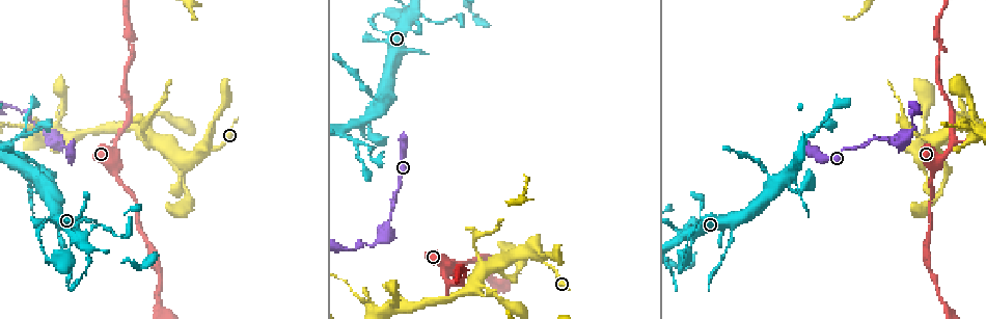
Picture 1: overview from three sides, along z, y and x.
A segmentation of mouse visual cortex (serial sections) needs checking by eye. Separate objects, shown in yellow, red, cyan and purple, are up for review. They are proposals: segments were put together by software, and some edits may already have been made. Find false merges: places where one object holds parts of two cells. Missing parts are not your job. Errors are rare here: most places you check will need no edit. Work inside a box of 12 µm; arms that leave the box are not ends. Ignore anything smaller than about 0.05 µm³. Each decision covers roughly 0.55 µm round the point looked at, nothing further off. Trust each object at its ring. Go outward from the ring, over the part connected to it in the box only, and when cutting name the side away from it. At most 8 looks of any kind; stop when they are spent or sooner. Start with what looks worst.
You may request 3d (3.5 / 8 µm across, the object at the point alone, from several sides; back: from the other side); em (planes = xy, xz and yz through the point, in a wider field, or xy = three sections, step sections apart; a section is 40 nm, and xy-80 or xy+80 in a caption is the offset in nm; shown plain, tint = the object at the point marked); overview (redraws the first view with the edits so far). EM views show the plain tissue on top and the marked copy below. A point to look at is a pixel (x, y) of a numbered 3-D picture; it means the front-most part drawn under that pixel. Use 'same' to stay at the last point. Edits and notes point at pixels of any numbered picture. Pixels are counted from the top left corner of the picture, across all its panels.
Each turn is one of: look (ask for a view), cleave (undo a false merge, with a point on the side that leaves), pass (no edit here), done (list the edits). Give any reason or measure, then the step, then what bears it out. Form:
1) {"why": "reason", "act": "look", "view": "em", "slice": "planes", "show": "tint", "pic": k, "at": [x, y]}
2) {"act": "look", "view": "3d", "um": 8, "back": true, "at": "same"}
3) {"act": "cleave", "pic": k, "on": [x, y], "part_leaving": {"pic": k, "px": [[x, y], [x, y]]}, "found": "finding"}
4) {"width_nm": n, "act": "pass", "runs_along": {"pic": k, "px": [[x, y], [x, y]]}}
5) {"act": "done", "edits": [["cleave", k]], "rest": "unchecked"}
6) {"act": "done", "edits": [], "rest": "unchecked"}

{"act": "look", "view": "3d", "um": 3.5, "pic": 1, "at": [55, 139]}

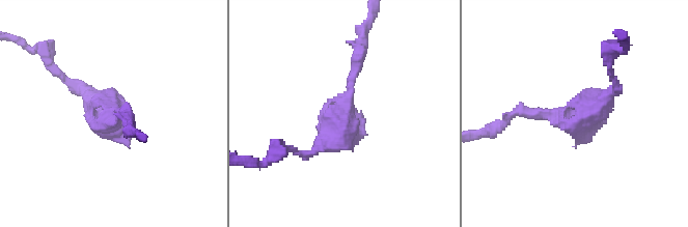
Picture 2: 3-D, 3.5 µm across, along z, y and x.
{"why": "shape alone is not enough", "act": "look", "view": "em", "slice": "xy", "step": 2, "show": "tint", "pic": 2, "at": [557, 110]}

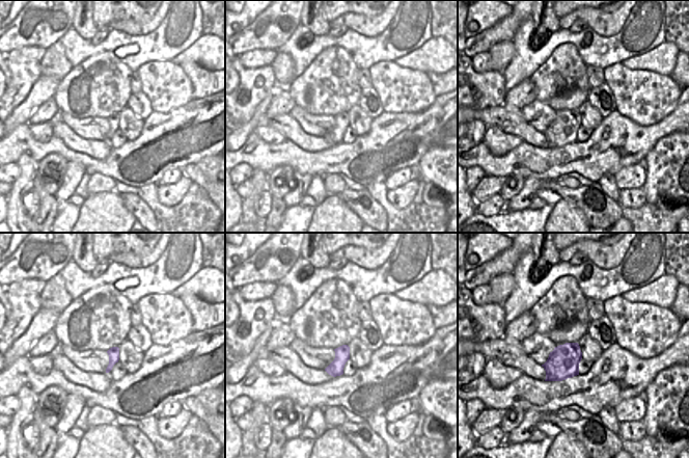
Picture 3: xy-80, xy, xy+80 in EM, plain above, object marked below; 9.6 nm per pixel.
{"width_nm": 140, "act": "pass", "runs_along": {"pic": 2, "px": [[361, 36], [349, 126], [317, 148]]}, "found": "one cell here"}

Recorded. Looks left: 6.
{"why": "side arm on a straight run", "act": "look", "view": "3d", "um": 3.5, "pic": 1, "at": [25, 136]}

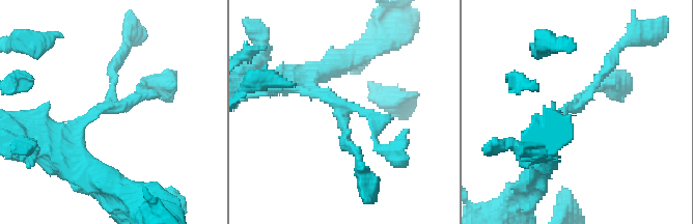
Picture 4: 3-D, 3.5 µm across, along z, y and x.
{"arms": 3, "arm_widths_nm": [100, 150, 200], "act": "look", "view": "em", "slice": "planes", "show": "tint", "pic": 4, "at": [573, 105]}

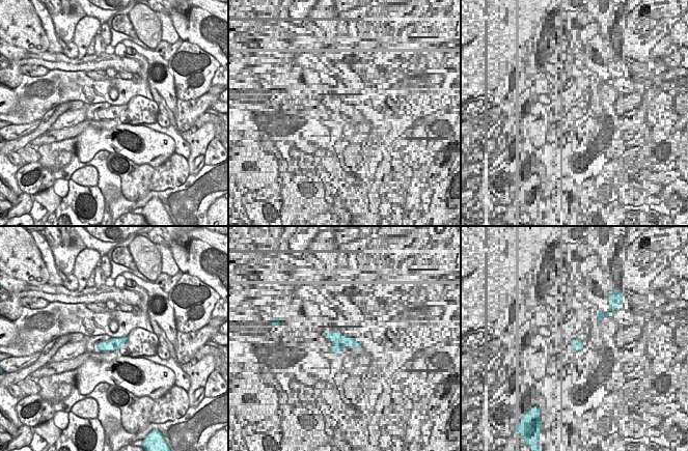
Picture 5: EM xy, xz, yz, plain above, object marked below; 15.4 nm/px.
{"width_nm": 190, "act": "pass", "runs_along": {"pic": 4, "px": [[546, 145], [615, 56]]}, "found": "continuous, no second cell"}

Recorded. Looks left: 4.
{"why": "sudden change in width", "act": "look", "view": "3d", "um": 3.5, "back": true, "pic": 1, "at": [446, 280]}

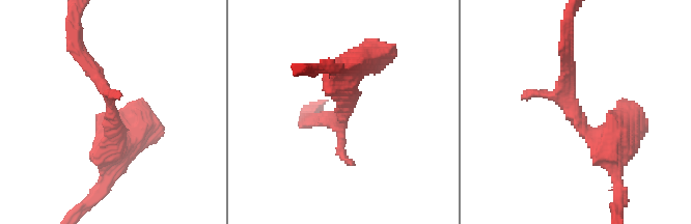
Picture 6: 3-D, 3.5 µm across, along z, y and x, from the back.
{"why": "need the tissue", "act": "look", "view": "em", "slice": "xy", "step": 3, "show": "tint", "pic": 6, "at": [343, 114]}

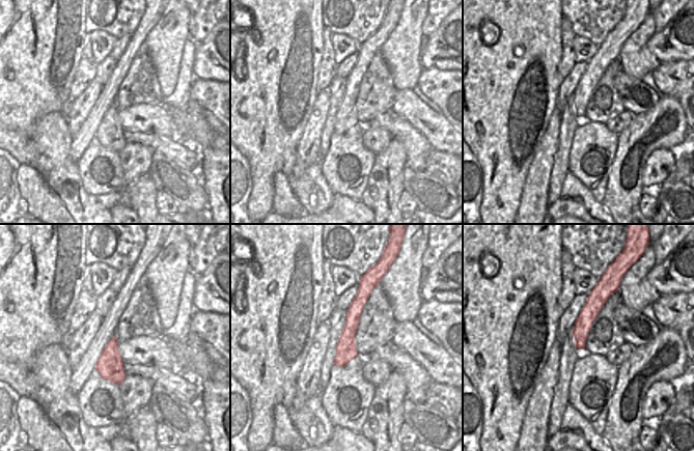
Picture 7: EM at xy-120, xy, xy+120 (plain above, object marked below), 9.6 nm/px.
{"act": "pass", "runs_along": {"pic": 7, "px": [[362, 288], [345, 353], [336, 363]]}, "found": "all the same cell"}

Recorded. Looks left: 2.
{"act": "done", "edits": [], "rest": "unchecked"}

